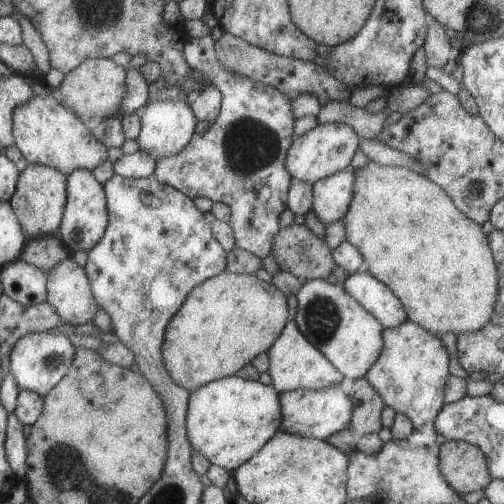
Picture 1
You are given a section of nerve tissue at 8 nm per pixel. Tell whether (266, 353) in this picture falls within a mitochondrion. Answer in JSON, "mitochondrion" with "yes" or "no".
{"mitochondrion":"no"}

